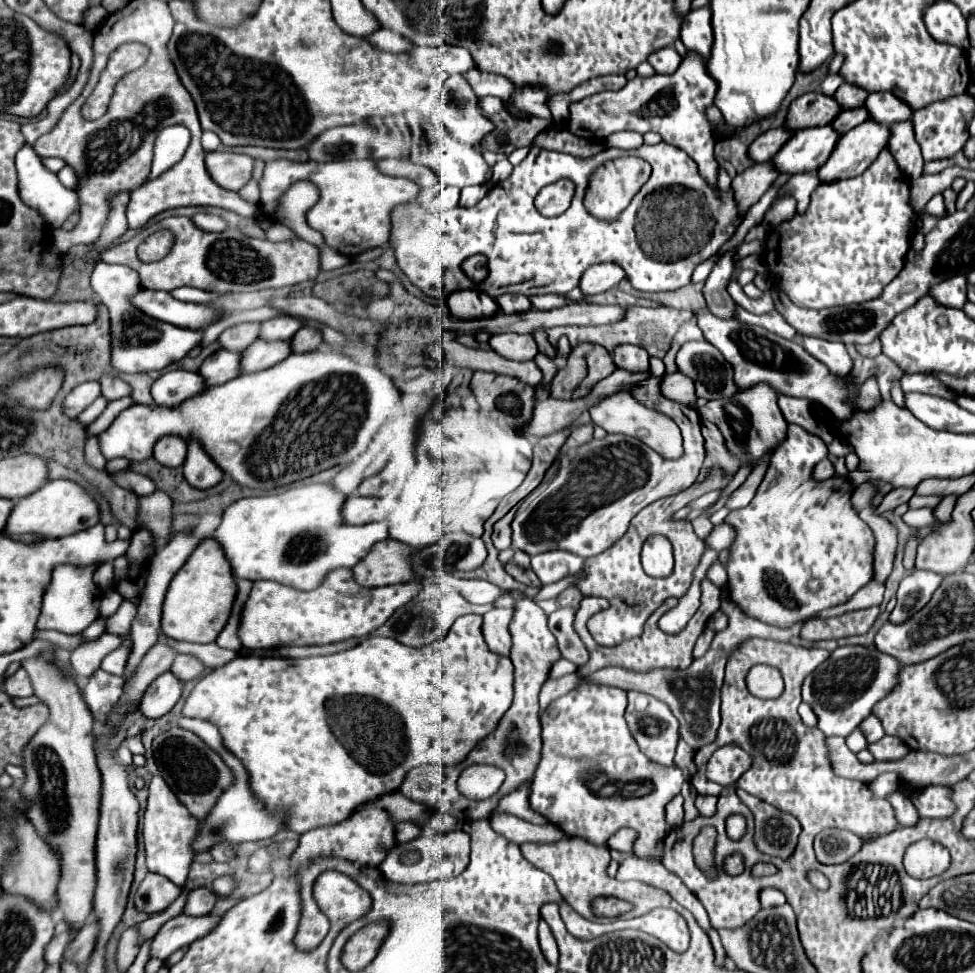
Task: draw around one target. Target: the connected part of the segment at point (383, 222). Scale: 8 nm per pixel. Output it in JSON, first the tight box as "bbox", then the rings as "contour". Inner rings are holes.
{"bbox":[259,159,419,257],"contour":[[[275,159],[265,163],[263,177],[259,181],[261,199],[259,209],[263,217],[277,223],[277,209],[281,195],[297,181],[311,181],[319,189],[319,201],[307,211],[307,223],[311,229],[323,233],[325,243],[341,255],[355,257],[367,249],[381,247],[391,235],[391,211],[395,205],[409,203],[417,197],[419,185],[401,177],[387,177],[377,171],[371,159],[343,159],[331,163],[299,163],[289,159]]]}

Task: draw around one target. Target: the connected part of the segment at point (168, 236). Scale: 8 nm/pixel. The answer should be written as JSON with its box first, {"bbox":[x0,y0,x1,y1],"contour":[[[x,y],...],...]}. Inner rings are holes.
{"bbox":[139,230,174,261],"contour":[[[160,230],[150,235],[139,247],[139,257],[143,261],[159,261],[167,255],[174,243],[174,237],[168,230]]]}

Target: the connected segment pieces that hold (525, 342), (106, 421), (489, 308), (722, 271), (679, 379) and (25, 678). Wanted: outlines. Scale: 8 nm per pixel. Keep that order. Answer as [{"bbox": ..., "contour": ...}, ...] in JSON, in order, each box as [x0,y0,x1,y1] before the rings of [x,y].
[{"bbox":[489,333,537,361],"contour":[[[497,333],[491,335],[489,347],[503,355],[505,359],[515,359],[515,361],[529,361],[537,353],[537,345],[533,341],[533,335],[519,335],[519,333]]]},{"bbox":[87,396,135,435],"contour":[[[130,396],[109,402],[103,413],[91,425],[89,425],[89,427],[87,427],[87,433],[89,435],[100,435],[111,425],[121,411],[134,404],[135,403]]]},{"bbox":[447,291,497,319],"contour":[[[455,291],[447,297],[449,313],[457,319],[479,319],[497,313],[497,303],[483,291]]]},{"bbox":[703,245,739,319],"contour":[[[739,245],[721,255],[721,259],[715,263],[713,271],[709,273],[705,285],[703,285],[703,297],[707,301],[707,309],[719,317],[719,319],[735,319],[737,303],[727,293],[727,283],[733,275],[733,259],[739,251]]]},{"bbox":[661,371,697,407],"contour":[[[679,371],[671,373],[671,375],[663,375],[661,393],[663,393],[667,399],[673,399],[673,401],[683,403],[683,405],[691,405],[691,407],[693,407],[695,401],[697,401],[691,379],[687,379],[687,377]]]},{"bbox":[5,667,33,697],"contour":[[[23,667],[5,681],[5,693],[13,695],[13,697],[31,697],[33,695],[29,675],[27,675],[27,671]]]}]

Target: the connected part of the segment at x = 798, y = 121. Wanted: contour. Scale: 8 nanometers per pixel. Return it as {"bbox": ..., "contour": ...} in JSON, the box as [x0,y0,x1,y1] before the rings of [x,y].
{"bbox":[785,93,839,131],"contour":[[[805,93],[797,97],[787,111],[785,127],[791,131],[807,129],[815,125],[827,125],[831,119],[837,117],[839,105],[833,101],[833,97],[825,97],[821,93]]]}

